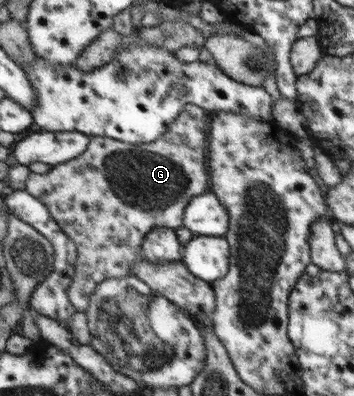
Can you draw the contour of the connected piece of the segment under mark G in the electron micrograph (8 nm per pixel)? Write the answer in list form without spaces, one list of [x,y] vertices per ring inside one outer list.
[[[189,103],[181,109],[175,122],[167,127],[165,134],[152,143],[129,144],[107,136],[93,136],[85,152],[77,158],[53,165],[44,174],[29,173],[24,190],[43,202],[61,230],[77,245],[77,272],[68,289],[68,297],[78,312],[87,311],[90,297],[101,282],[133,276],[131,266],[141,260],[143,240],[147,232],[161,226],[173,231],[184,226],[185,210],[190,200],[209,188],[209,170],[205,156],[207,132],[209,118],[205,110]]]

